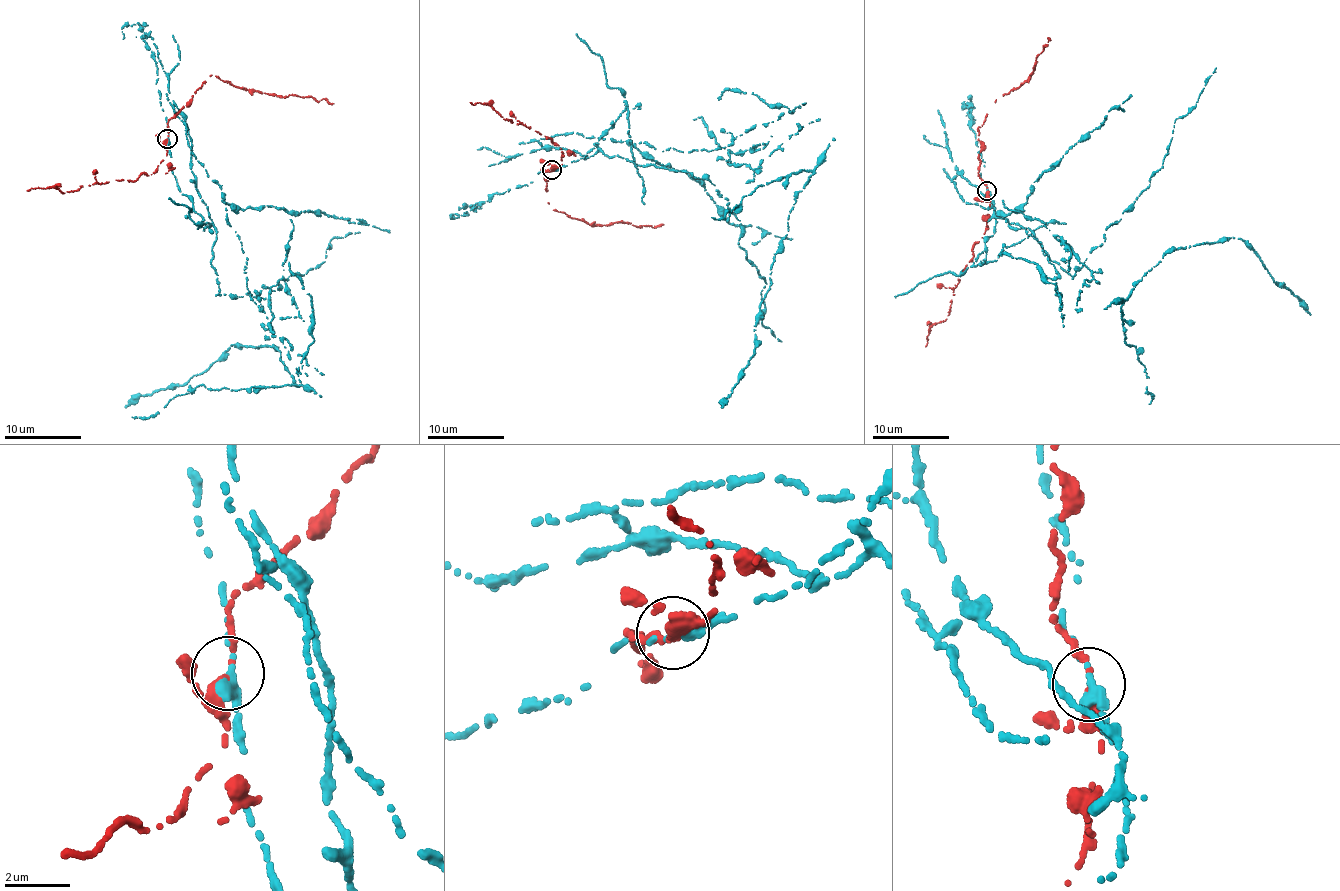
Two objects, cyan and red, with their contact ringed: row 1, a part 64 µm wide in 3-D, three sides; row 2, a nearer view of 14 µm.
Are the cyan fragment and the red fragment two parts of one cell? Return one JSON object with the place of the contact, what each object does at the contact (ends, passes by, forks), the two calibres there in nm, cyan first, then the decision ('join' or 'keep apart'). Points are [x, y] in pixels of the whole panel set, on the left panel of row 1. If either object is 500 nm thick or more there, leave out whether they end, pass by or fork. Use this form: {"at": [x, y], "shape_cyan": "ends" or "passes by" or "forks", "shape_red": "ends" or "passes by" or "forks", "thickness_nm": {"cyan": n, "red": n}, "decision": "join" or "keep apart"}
{"at": [167, 138], "shape_cyan": "ends", "shape_red": "passes by", "thickness_nm": {"cyan": 420, "red": 300}, "decision": "keep apart"}

